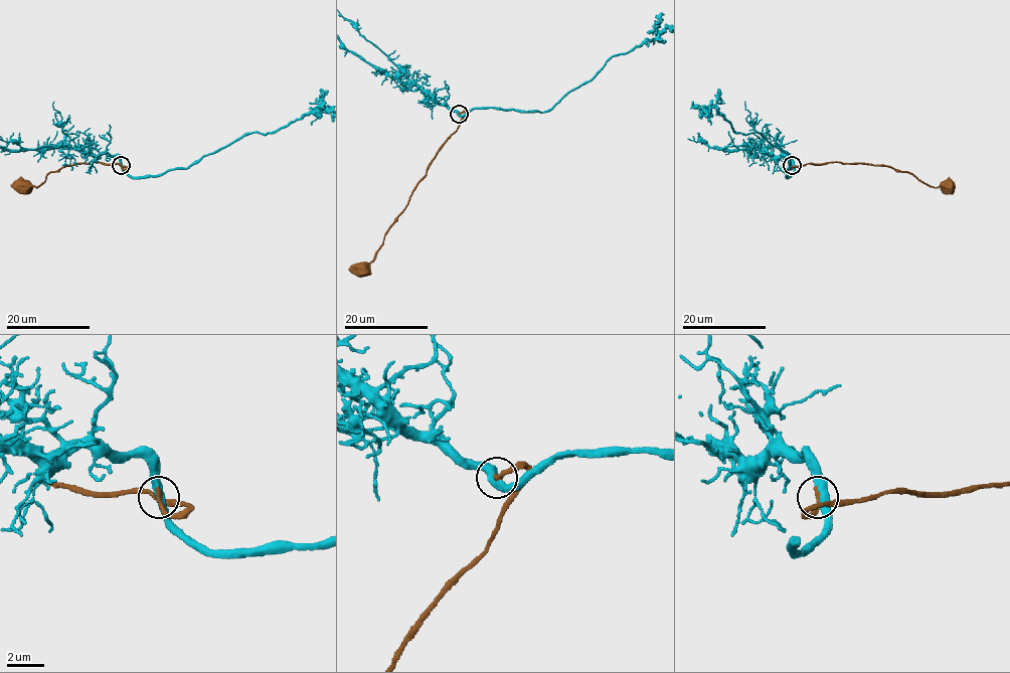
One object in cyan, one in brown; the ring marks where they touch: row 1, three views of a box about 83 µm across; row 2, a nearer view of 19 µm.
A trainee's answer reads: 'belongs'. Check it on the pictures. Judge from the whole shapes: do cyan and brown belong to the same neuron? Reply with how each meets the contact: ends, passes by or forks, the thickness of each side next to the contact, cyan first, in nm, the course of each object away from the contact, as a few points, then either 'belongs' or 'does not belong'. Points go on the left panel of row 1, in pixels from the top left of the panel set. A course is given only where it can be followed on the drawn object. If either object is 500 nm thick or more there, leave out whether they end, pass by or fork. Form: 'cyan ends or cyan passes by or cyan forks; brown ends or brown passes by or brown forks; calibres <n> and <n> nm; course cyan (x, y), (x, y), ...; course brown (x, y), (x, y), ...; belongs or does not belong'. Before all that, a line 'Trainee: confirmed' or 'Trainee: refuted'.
Trainee: confirmed
cyan passes by; brown ends; calibres 440 and 300 nm; course cyan (121, 165), (133, 176), (162, 175), (188, 168), (243, 135), (285, 128), (320, 110), (325, 102); course brown (121, 165), (100, 162), (66, 165), (50, 171), (38, 187), (27, 182), (23, 186); belongs

